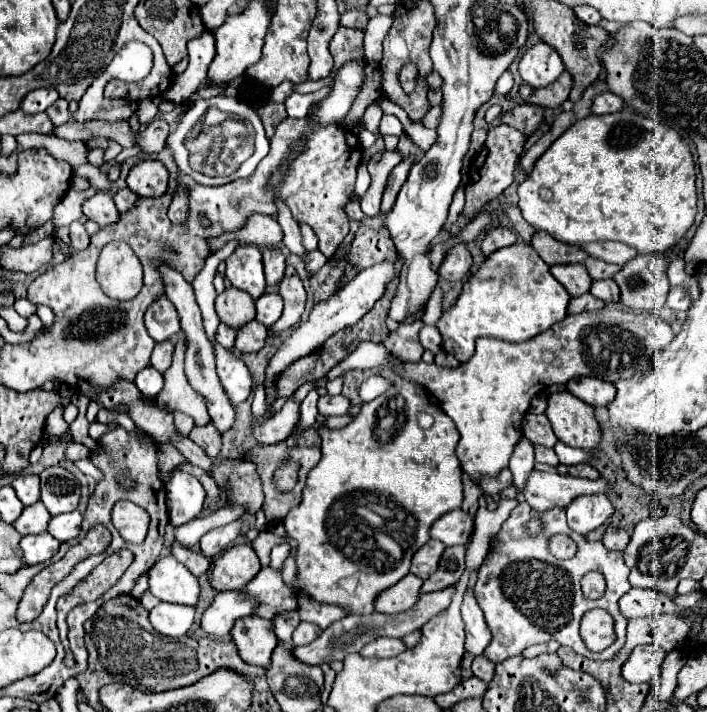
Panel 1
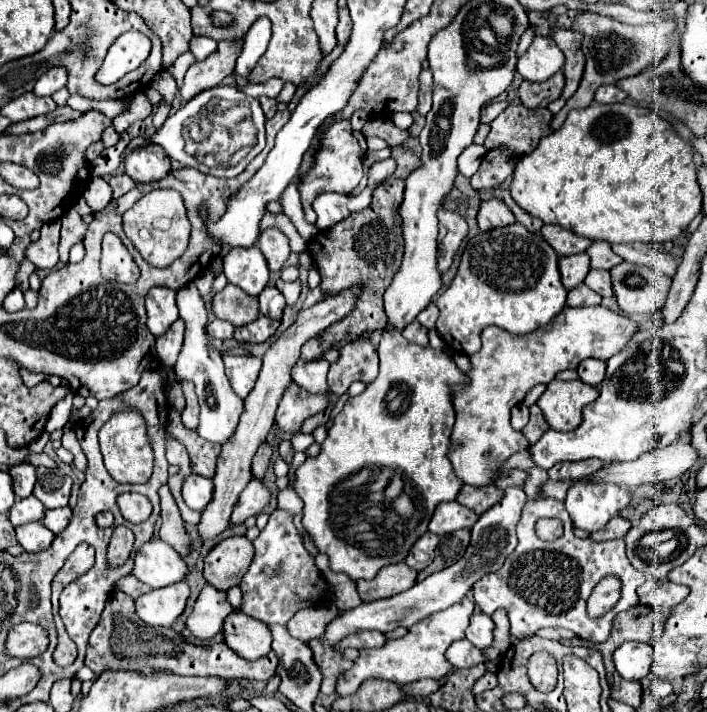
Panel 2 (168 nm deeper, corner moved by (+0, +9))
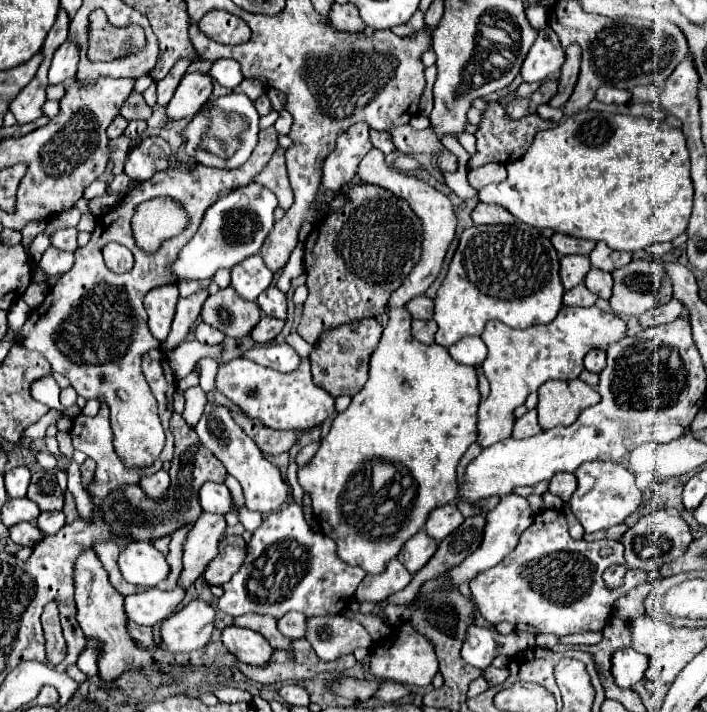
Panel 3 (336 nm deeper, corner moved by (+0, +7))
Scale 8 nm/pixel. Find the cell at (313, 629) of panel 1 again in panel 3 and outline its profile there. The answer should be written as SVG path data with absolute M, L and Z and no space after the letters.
M291 611L291 613L285 613L277 621L277 627L279 627L279 631L285 637L289 637L289 639L301 639L301 637L305 637L305 621L307 621L305 615Z

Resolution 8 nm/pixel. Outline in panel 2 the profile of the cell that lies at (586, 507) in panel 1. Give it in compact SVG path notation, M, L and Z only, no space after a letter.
M577 483L571 487L565 499L565 507L573 519L573 525L589 533L599 531L629 505L629 493L623 487L609 483Z

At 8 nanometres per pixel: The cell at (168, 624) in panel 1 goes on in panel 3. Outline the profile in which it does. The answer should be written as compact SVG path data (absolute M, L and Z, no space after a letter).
M153 587L141 593L133 593L125 597L125 613L137 625L153 627L175 611L183 595L185 595L185 589L181 587L175 587L171 591L161 591Z

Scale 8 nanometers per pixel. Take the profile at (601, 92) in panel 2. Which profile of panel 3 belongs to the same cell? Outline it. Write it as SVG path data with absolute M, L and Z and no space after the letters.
M601 85L597 91L595 91L595 99L601 101L601 103L615 103L615 105L625 105L629 103L631 99L631 93L629 91L621 91L621 89L615 89L615 87L607 87L607 85Z

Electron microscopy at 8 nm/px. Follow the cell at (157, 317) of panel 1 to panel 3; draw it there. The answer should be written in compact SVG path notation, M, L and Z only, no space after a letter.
M173 283L155 287L145 297L145 311L149 315L149 329L161 343L169 335L171 321L175 315L175 305L179 299L179 289Z

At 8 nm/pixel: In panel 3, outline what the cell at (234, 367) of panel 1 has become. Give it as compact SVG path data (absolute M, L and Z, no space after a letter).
M239 357L219 367L215 375L215 387L227 399L231 399L247 417L257 419L271 429L311 429L315 425L321 425L329 415L335 413L335 399L311 381L307 357L301 357L299 367L289 373L261 367L253 361L245 361Z

